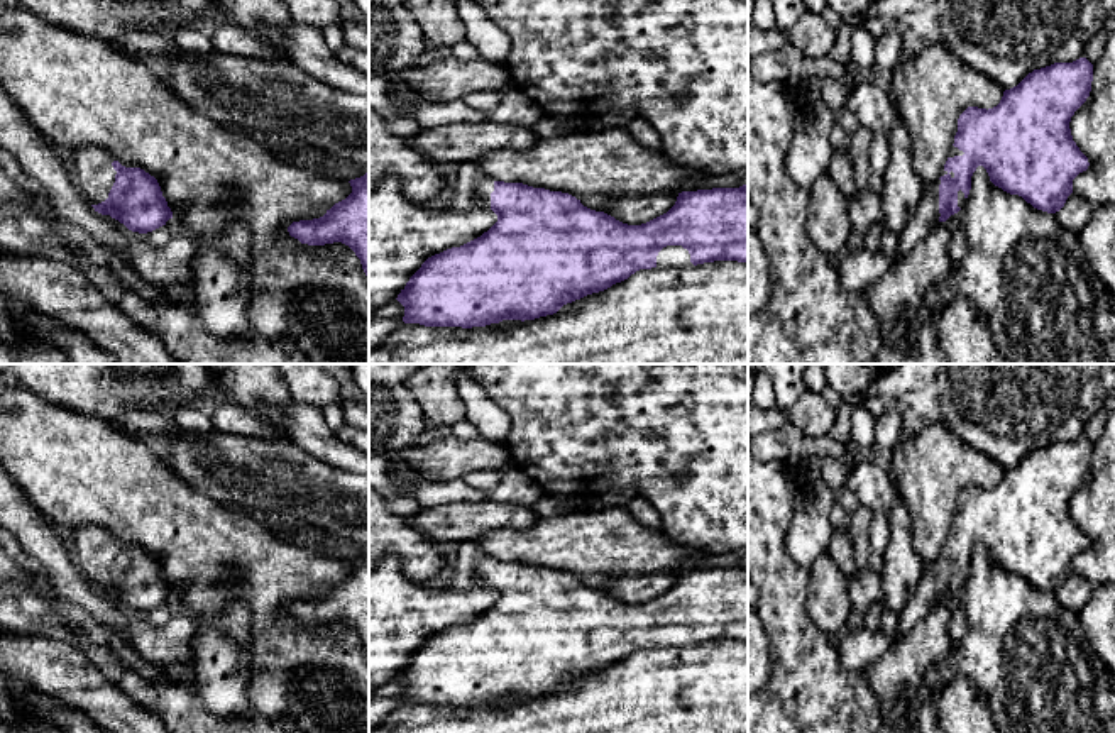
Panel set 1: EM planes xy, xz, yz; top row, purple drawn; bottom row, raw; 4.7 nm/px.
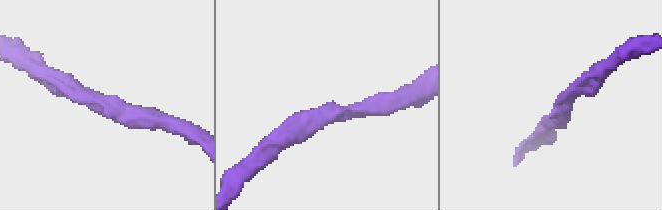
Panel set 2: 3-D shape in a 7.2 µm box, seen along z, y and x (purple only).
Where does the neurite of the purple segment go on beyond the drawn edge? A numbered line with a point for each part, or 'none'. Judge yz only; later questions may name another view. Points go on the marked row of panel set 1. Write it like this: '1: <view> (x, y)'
1: yz (926, 215)

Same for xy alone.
1: xy (93, 173)

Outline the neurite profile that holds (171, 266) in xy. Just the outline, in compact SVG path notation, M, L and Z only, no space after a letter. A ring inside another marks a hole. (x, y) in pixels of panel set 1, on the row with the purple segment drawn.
M127 234L122 254L147 283L156 286L178 291L195 283L196 242L189 237L173 235L166 245L154 247Z

